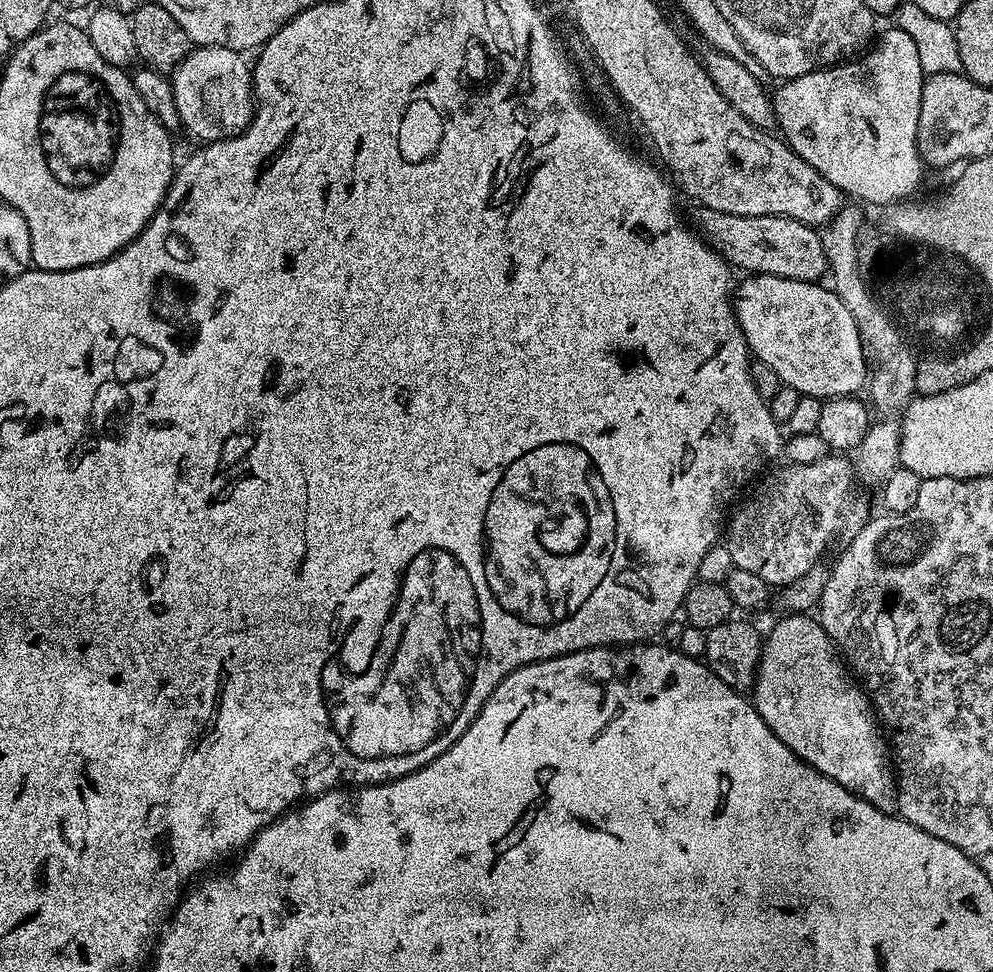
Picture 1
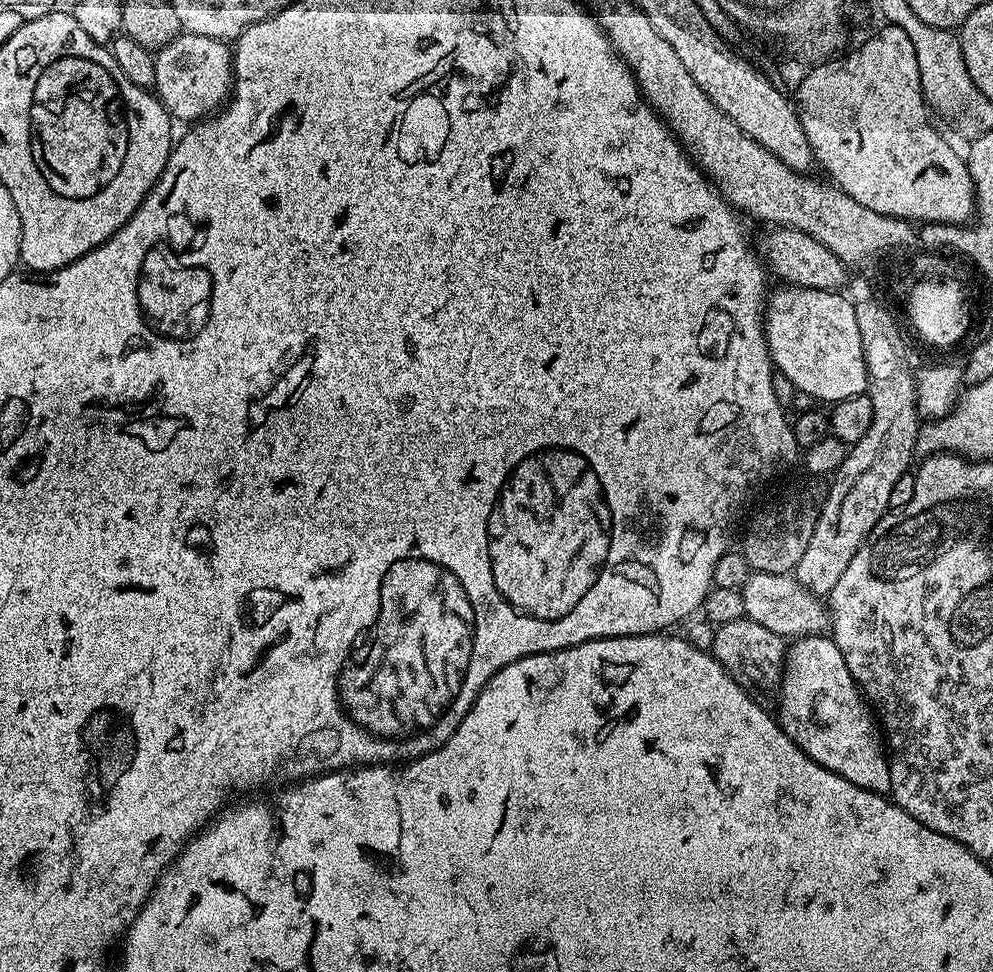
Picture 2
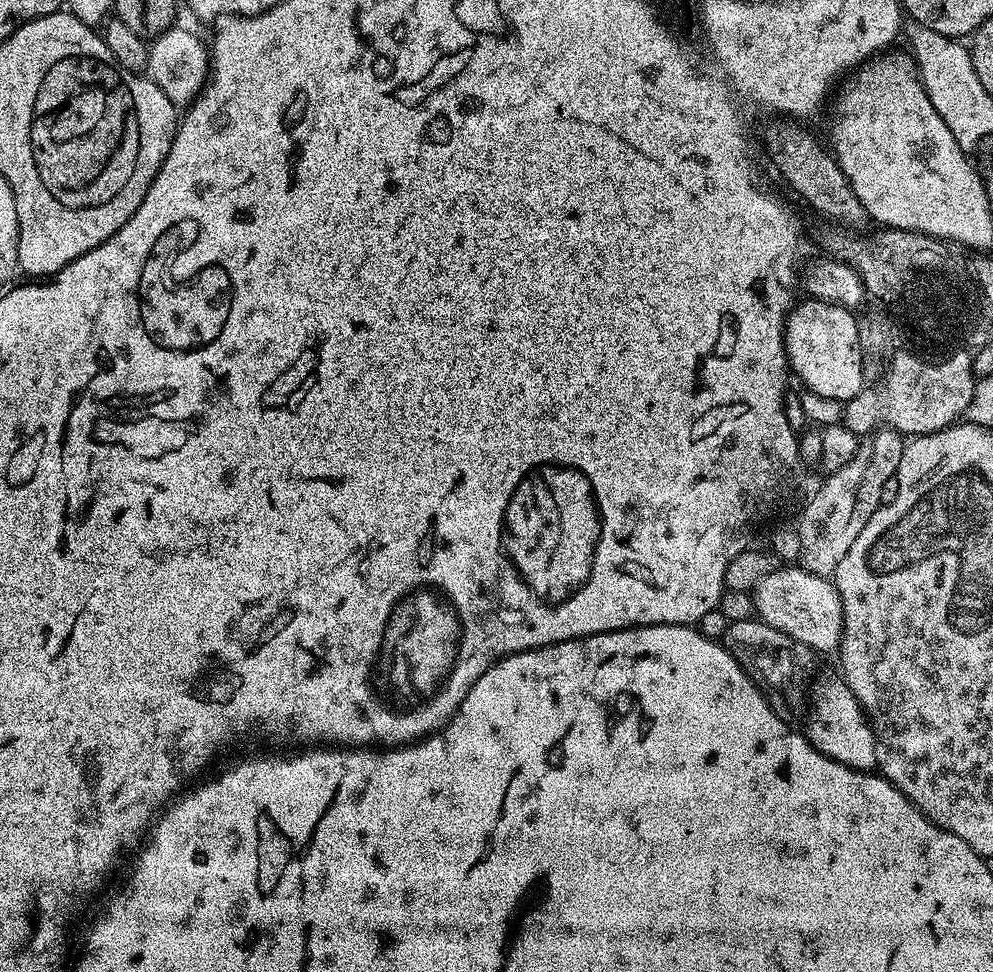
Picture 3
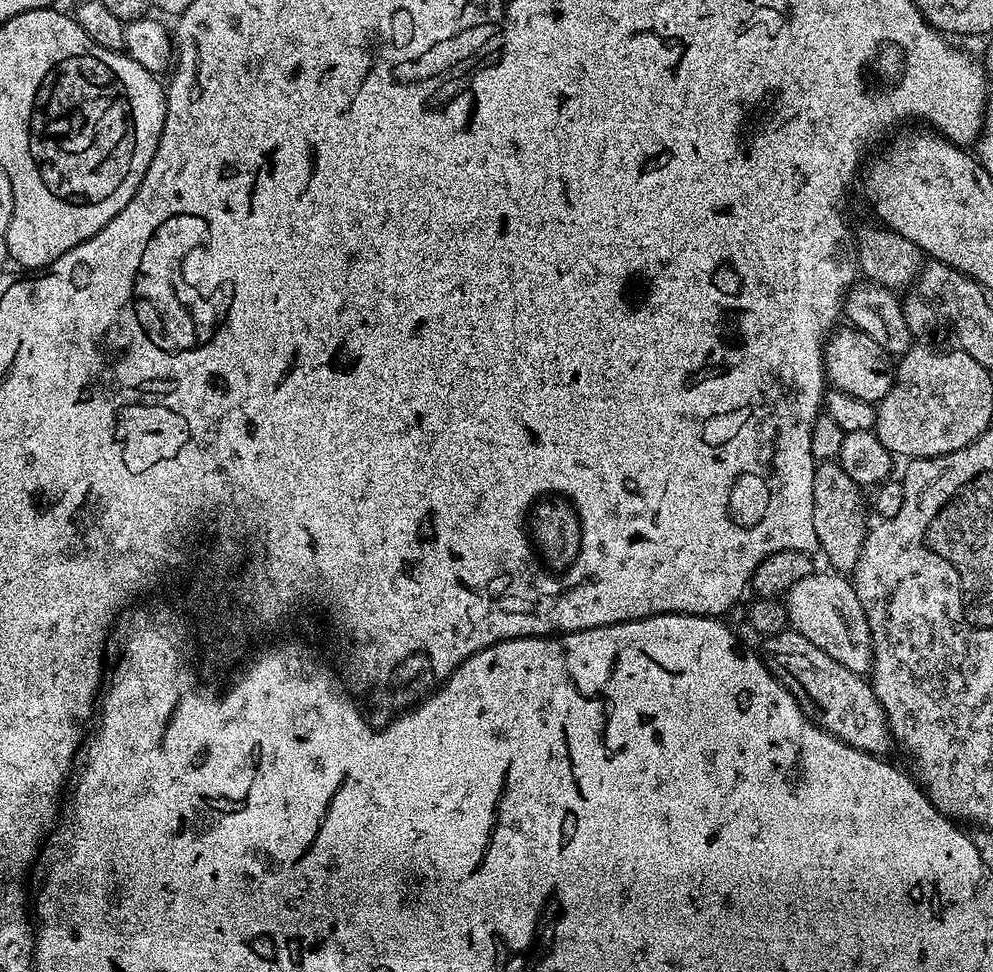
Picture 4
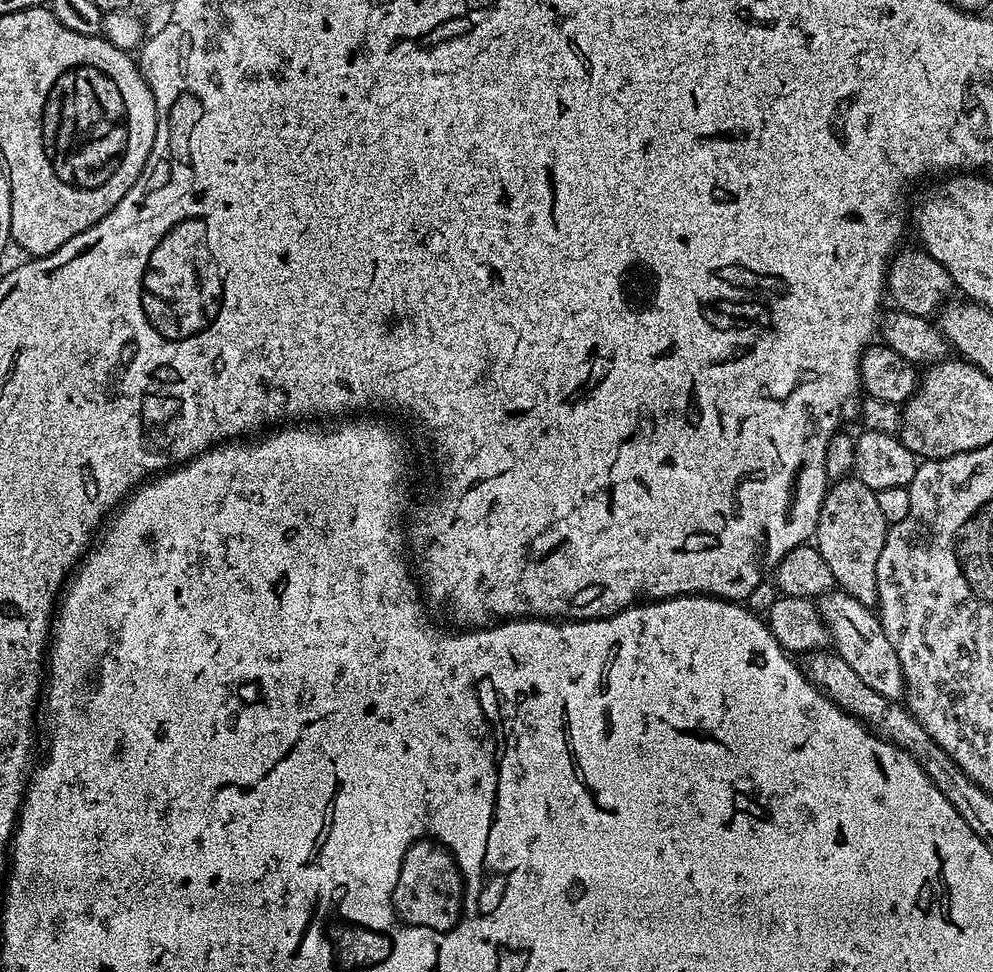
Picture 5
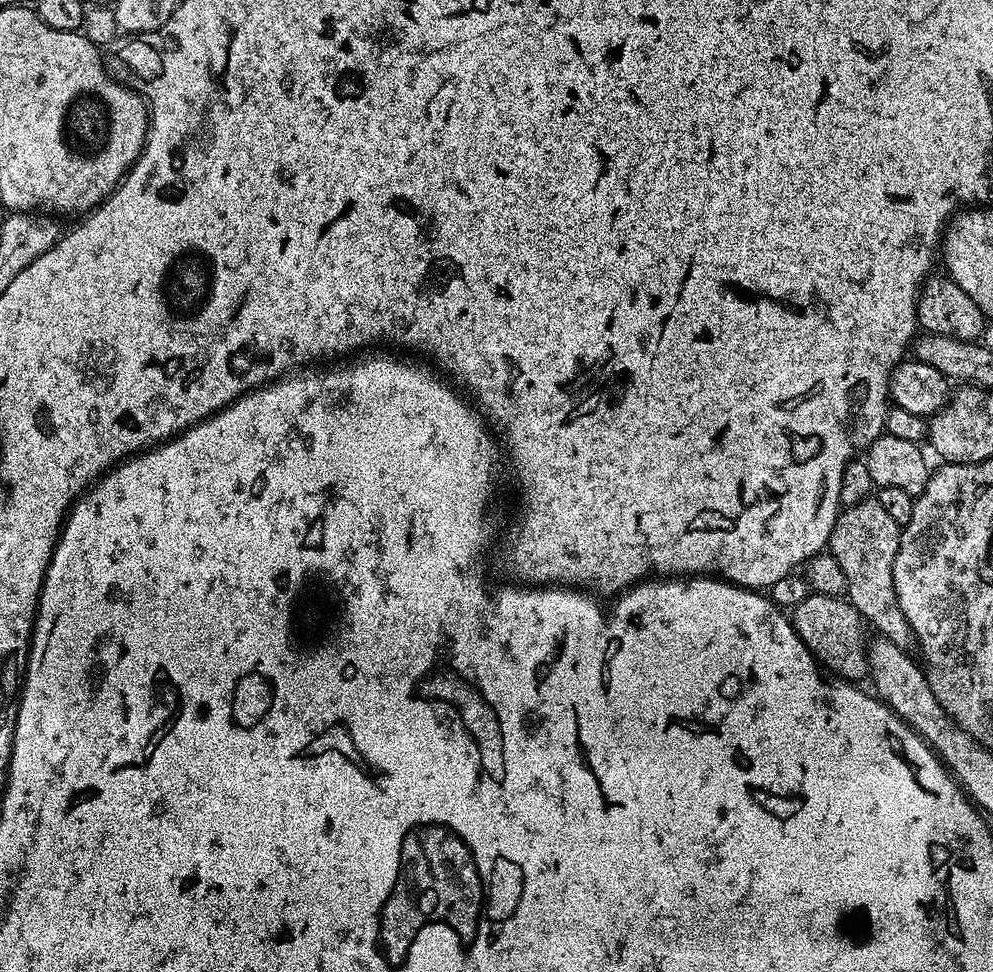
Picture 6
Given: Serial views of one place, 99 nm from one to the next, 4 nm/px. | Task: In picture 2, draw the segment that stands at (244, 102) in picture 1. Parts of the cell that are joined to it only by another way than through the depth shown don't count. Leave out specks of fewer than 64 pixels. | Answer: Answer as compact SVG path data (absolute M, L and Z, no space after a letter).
M184 32L167 48L155 53L155 91L160 103L177 121L203 121L204 112L211 108L219 109L229 99L228 91L234 88L234 52L228 48L231 47L225 41Z

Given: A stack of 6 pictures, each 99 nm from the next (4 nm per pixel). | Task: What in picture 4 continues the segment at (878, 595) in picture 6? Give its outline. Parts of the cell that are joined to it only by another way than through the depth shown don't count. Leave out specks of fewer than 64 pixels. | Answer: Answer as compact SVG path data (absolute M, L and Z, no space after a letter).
M826 460L817 463L814 470L814 534L818 541L819 551L824 551L824 556L828 559L827 567L840 574L855 573L856 563L862 554L864 537L868 534L869 525L864 524L864 504L866 508L866 496L862 493L861 485L846 474L842 466L836 460Z

